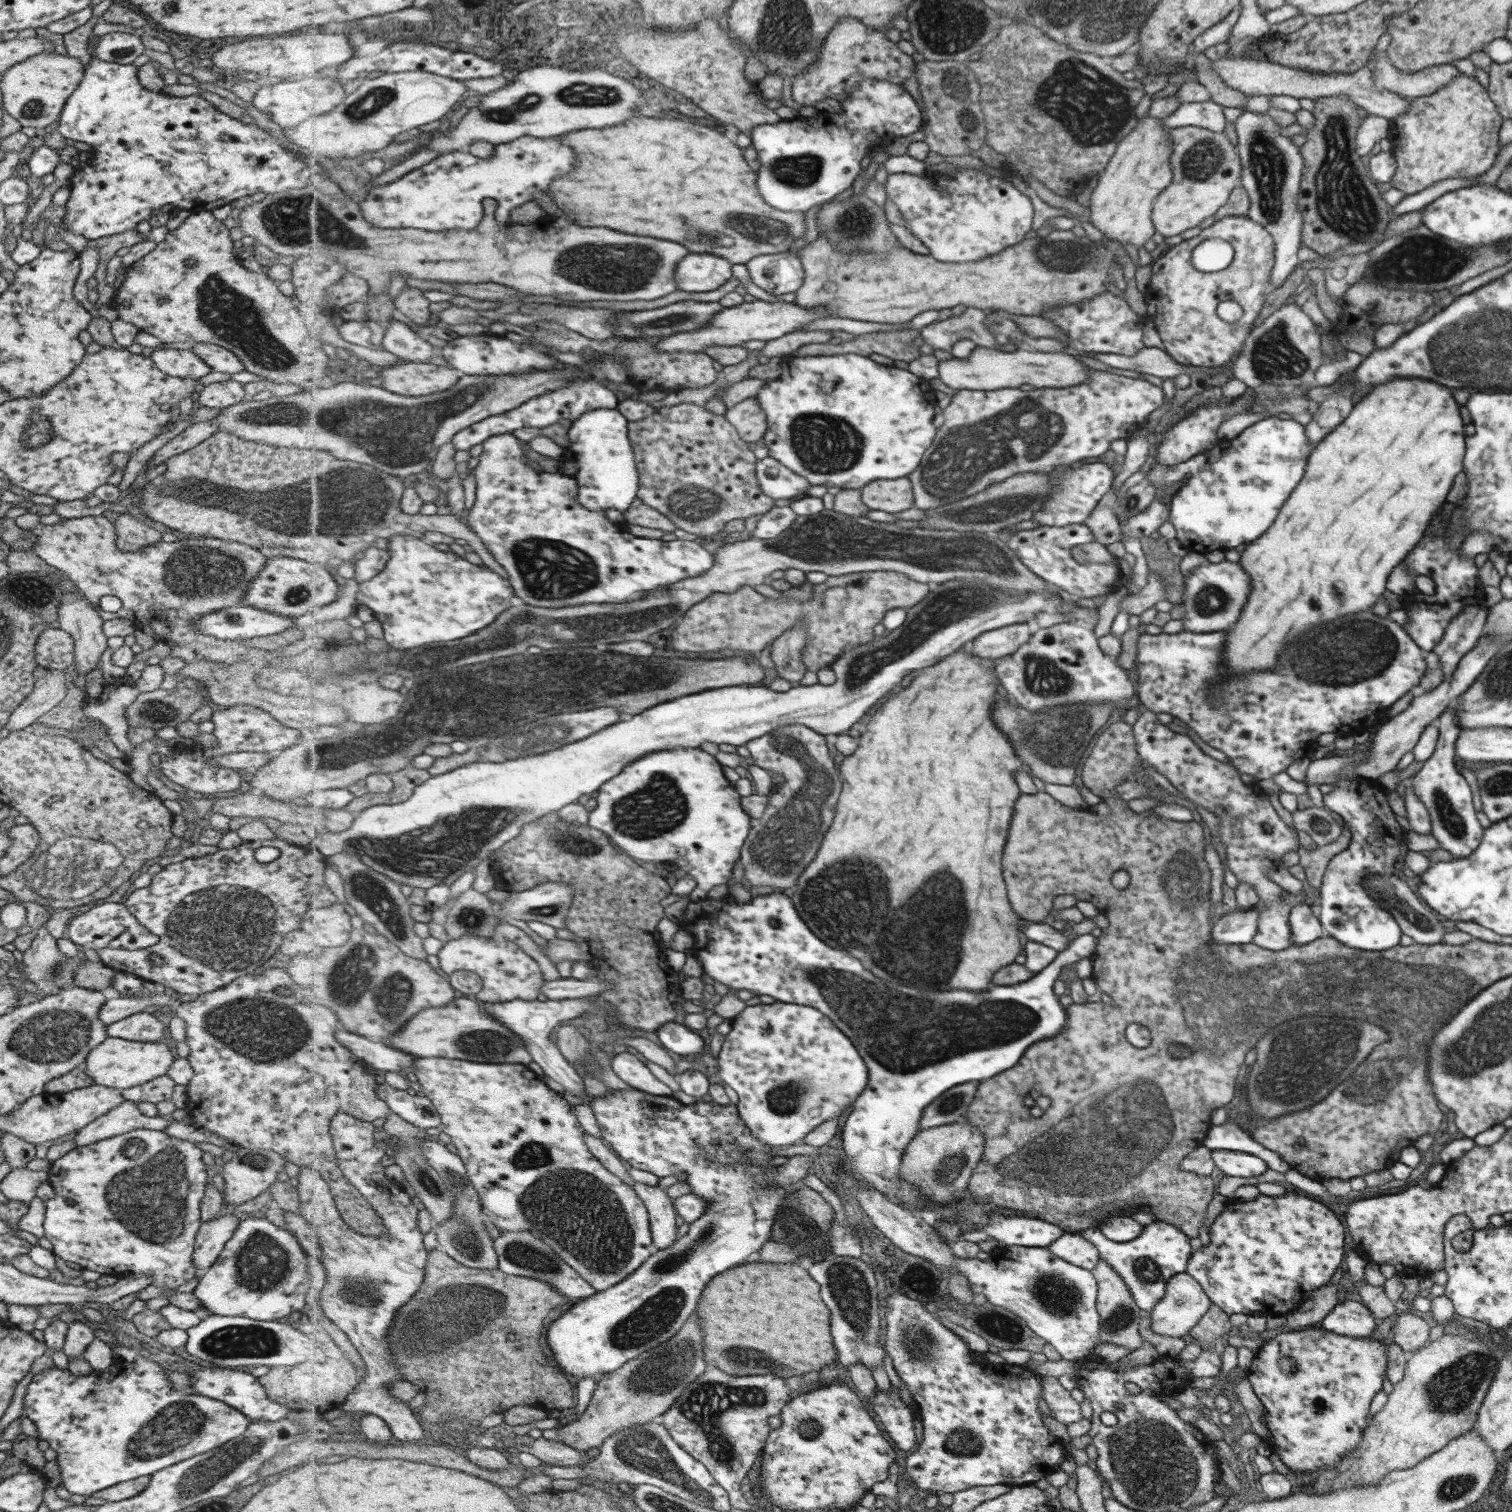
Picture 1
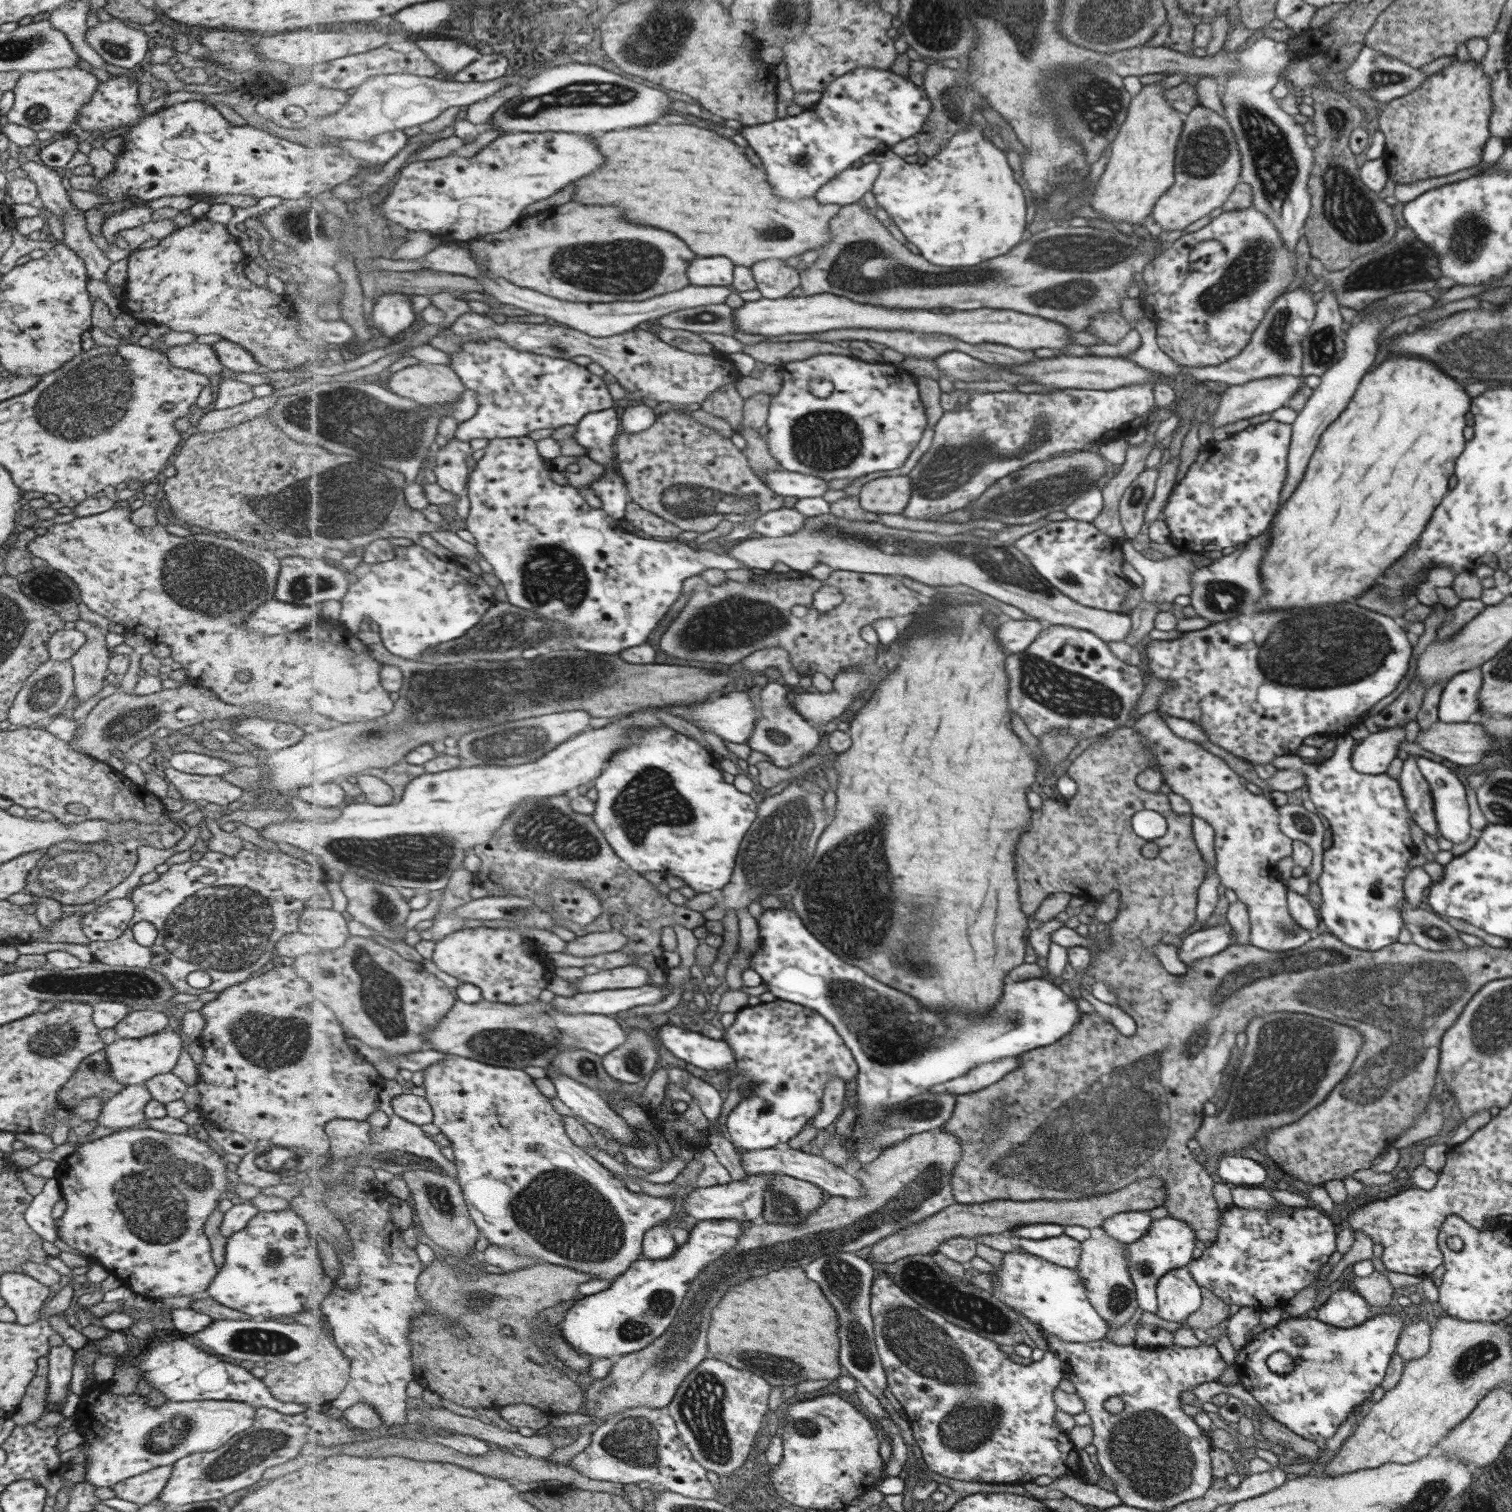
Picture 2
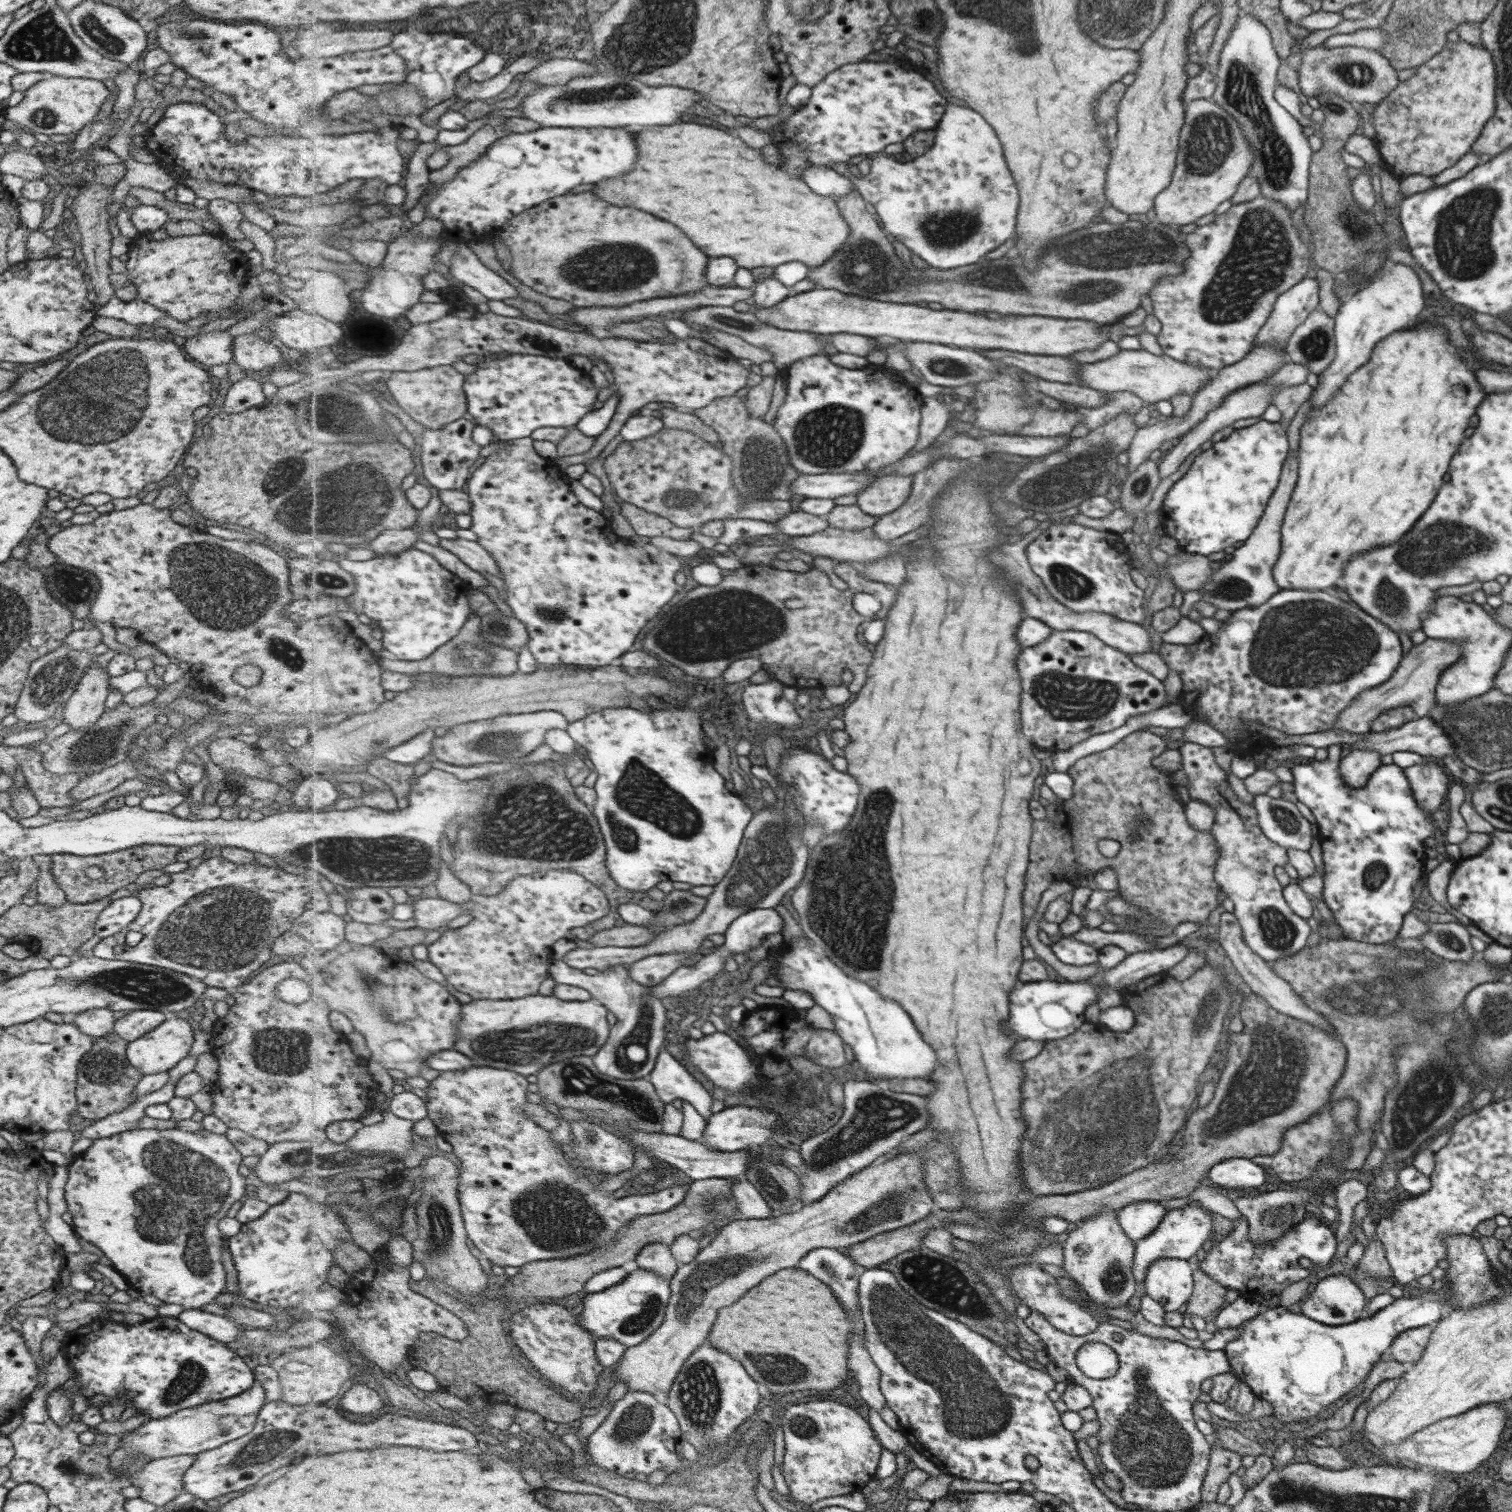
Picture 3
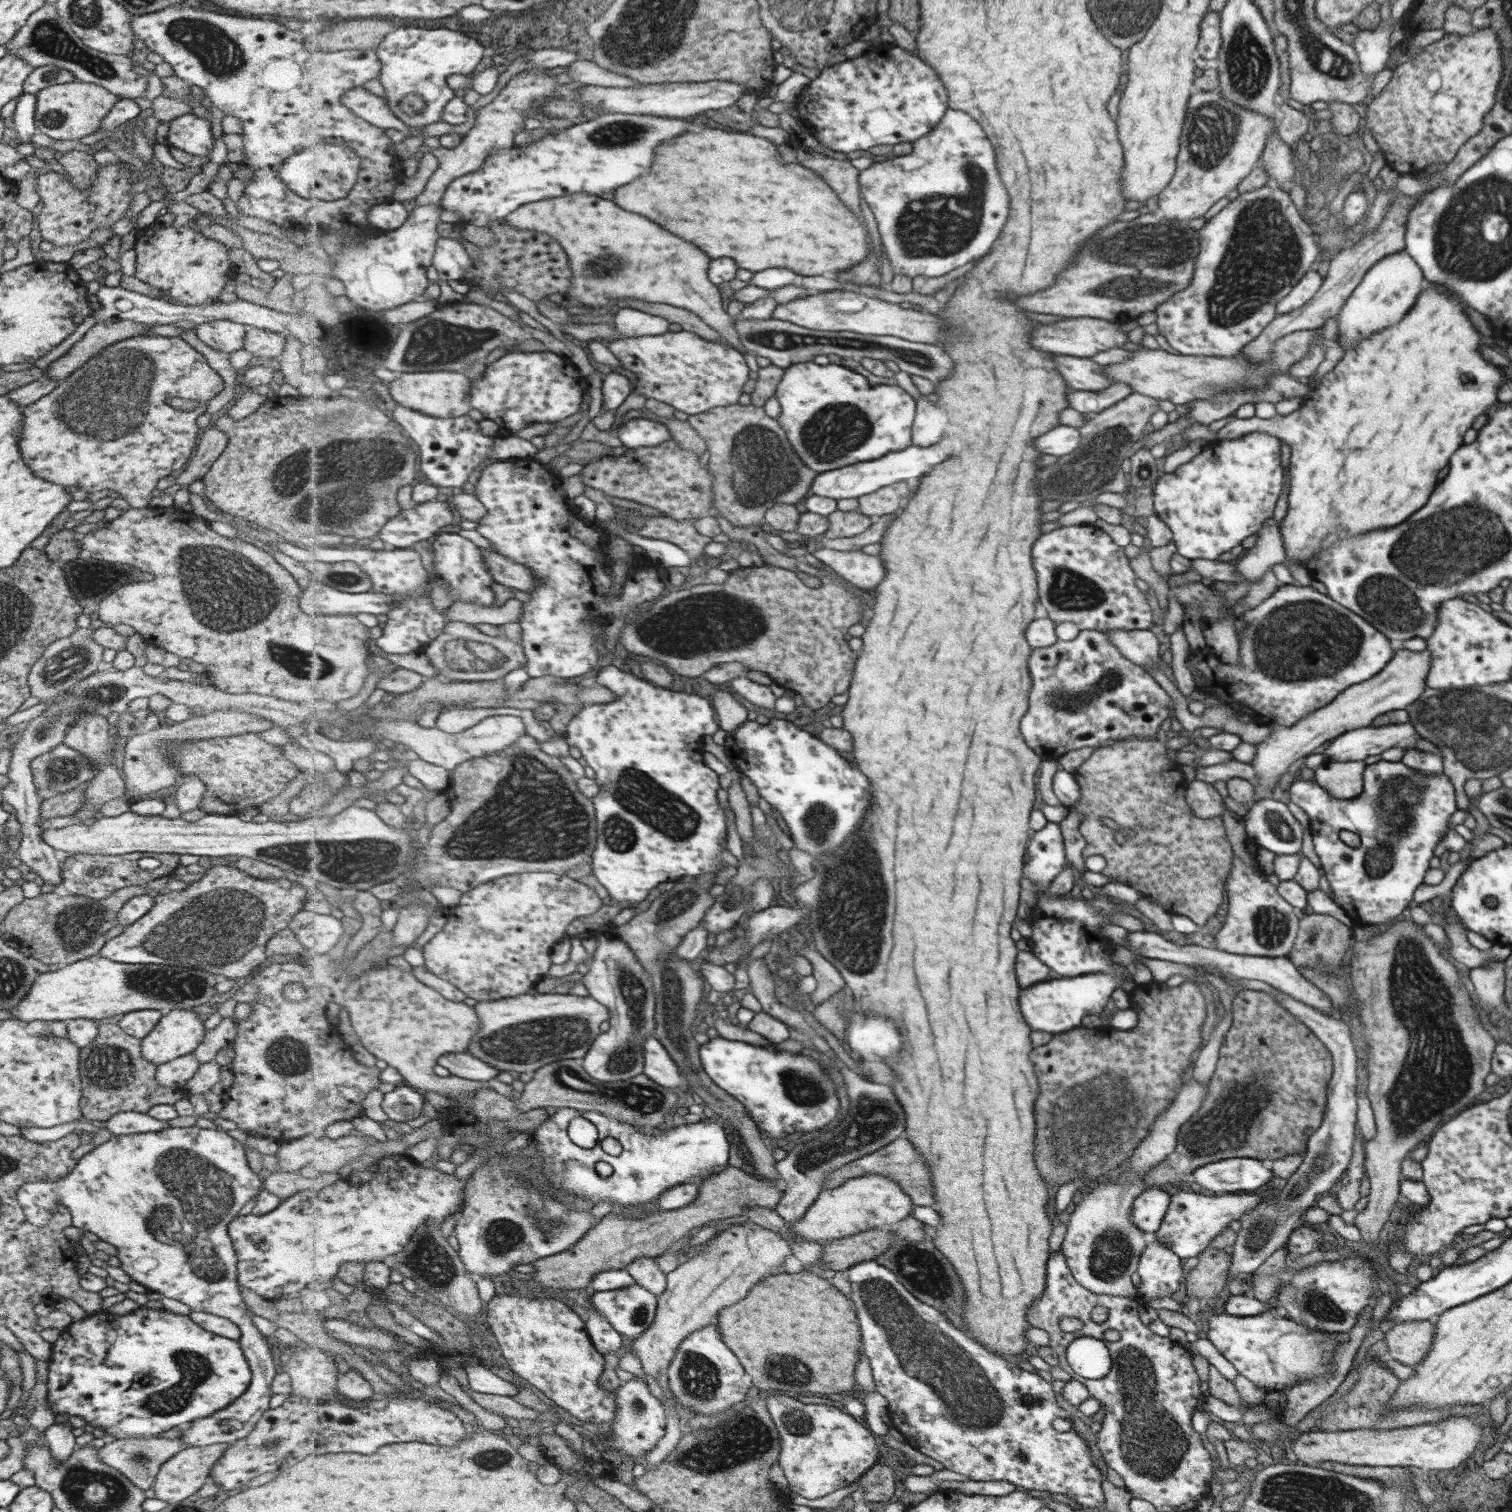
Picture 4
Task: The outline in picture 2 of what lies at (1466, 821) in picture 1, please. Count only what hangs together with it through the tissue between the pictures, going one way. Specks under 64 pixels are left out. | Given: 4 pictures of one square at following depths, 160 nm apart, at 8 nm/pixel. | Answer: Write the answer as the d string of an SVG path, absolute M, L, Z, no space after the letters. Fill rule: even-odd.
M1481 668L1458 673L1447 681L1439 700L1437 717L1445 722L1468 721L1479 704L1477 696L1483 685ZM1419 756L1416 765L1431 788L1439 836L1453 844L1466 842L1475 832L1469 821L1470 807L1464 784L1454 776L1450 768L1434 768L1438 764L1426 760L1426 757Z

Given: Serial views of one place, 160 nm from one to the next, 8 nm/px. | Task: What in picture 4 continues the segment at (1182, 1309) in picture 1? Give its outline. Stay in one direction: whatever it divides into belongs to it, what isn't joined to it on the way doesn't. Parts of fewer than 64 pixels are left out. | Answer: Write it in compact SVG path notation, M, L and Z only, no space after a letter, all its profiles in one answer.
M1160 1237L1146 1245L1138 1267L1140 1295L1145 1300L1172 1297L1182 1282L1182 1260Z

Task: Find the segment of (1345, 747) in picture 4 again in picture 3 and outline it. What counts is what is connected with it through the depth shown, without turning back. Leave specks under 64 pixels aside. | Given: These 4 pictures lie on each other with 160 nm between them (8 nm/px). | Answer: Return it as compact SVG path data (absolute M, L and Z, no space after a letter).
M1416 718L1400 728L1384 732L1370 732L1358 743L1350 744L1354 749L1370 749L1382 755L1393 752L1416 752L1423 757L1455 756L1457 745L1443 724L1428 718Z

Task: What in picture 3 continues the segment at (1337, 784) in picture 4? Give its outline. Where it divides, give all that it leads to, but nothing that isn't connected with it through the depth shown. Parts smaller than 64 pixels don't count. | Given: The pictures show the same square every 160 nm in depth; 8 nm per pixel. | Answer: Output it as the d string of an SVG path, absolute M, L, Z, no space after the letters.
M1354 749L1342 758L1341 776L1347 785L1362 788L1368 777L1380 766L1381 754L1370 749Z

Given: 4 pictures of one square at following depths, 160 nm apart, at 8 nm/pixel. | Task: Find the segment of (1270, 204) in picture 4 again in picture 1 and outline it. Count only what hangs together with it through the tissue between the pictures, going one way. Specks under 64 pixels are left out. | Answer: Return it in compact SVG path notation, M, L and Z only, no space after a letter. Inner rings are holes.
M1227 216L1215 221L1210 227L1201 230L1201 233L1192 239L1182 241L1160 255L1152 264L1153 275L1151 277L1152 292L1156 294L1152 300L1152 312L1157 314L1155 318L1159 336L1169 354L1180 364L1198 367L1218 367L1230 362L1230 358L1242 348L1244 340L1248 339L1248 332L1252 322L1258 316L1258 310L1262 310L1262 296L1268 290L1272 281L1272 270L1276 264L1274 256L1273 235L1256 221L1247 216ZM1209 238L1220 238L1229 242L1234 249L1232 262L1218 272L1202 272L1196 270L1191 262L1194 248ZM1220 302L1237 302L1243 310L1244 316L1238 322L1224 322L1217 313Z

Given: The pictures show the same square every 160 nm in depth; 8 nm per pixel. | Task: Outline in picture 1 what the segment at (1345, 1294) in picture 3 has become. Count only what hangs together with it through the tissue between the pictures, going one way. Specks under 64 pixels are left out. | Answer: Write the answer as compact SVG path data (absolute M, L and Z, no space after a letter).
M1341 1298L1320 1323L1325 1330L1341 1333L1342 1336L1366 1338L1372 1336L1372 1332L1376 1330L1370 1308L1354 1299Z

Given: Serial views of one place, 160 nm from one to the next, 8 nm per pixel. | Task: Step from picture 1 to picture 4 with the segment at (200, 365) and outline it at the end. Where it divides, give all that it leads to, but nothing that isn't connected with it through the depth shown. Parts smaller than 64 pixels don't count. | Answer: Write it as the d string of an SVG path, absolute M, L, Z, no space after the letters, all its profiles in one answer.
M214 320L197 325L195 333L210 348L231 353L243 348L246 331L250 328L229 320Z

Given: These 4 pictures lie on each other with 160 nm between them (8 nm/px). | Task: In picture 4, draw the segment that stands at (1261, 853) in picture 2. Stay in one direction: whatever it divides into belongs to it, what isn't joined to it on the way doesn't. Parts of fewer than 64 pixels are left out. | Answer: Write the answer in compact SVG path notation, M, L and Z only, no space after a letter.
M1238 857L1230 876L1228 876L1226 887L1229 895L1229 904L1225 910L1226 923L1216 935L1210 937L1208 943L1221 951L1237 955L1270 958L1287 957L1293 949L1299 929L1298 912L1285 897L1278 894L1277 886L1268 881L1264 872L1256 864L1255 859L1252 859L1252 863L1248 864Z

